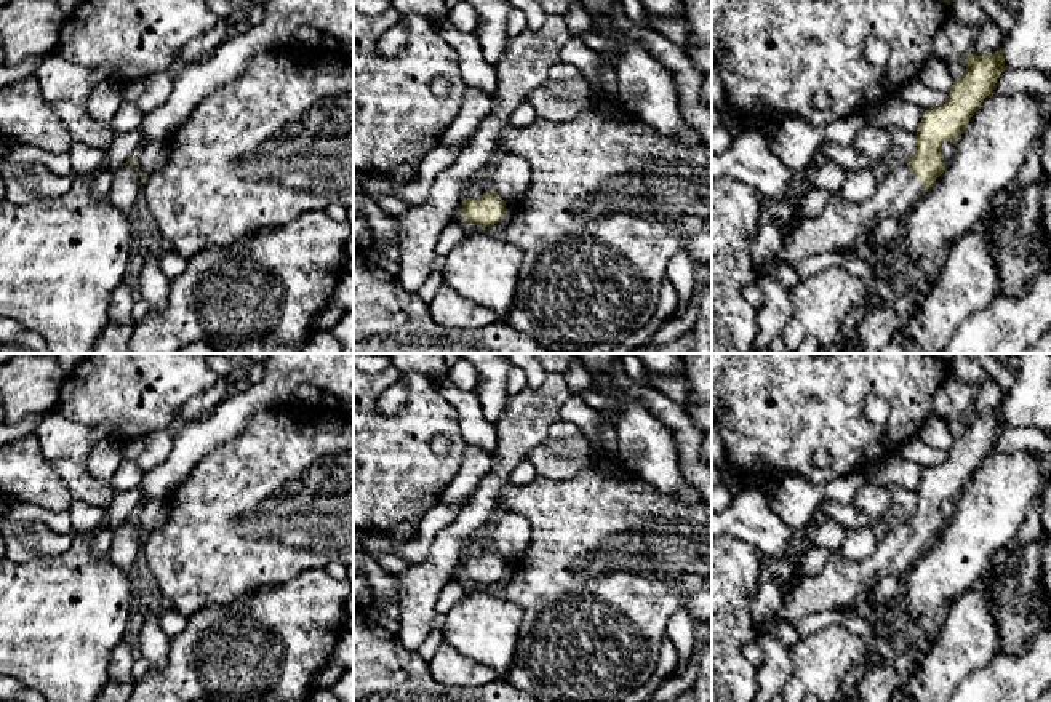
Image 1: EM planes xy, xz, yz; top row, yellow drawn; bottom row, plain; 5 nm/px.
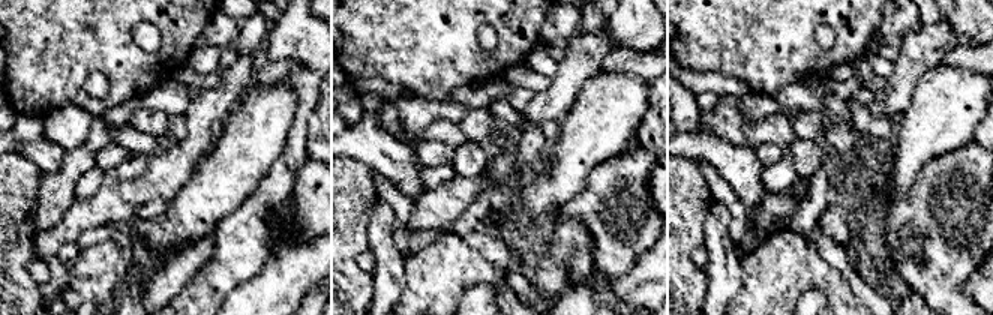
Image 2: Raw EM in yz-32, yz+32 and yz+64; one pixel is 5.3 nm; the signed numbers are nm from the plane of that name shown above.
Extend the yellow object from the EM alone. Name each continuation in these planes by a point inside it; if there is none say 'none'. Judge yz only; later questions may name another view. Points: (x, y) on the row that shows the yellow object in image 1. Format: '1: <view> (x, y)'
1: yz (898, 191)

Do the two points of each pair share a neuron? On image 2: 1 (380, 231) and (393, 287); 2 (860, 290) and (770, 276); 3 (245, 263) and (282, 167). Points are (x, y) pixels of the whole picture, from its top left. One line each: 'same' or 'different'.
1: same
2: different
3: same

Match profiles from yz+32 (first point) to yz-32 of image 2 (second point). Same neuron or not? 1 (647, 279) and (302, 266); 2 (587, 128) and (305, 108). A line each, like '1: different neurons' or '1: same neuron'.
1: same neuron
2: different neurons

